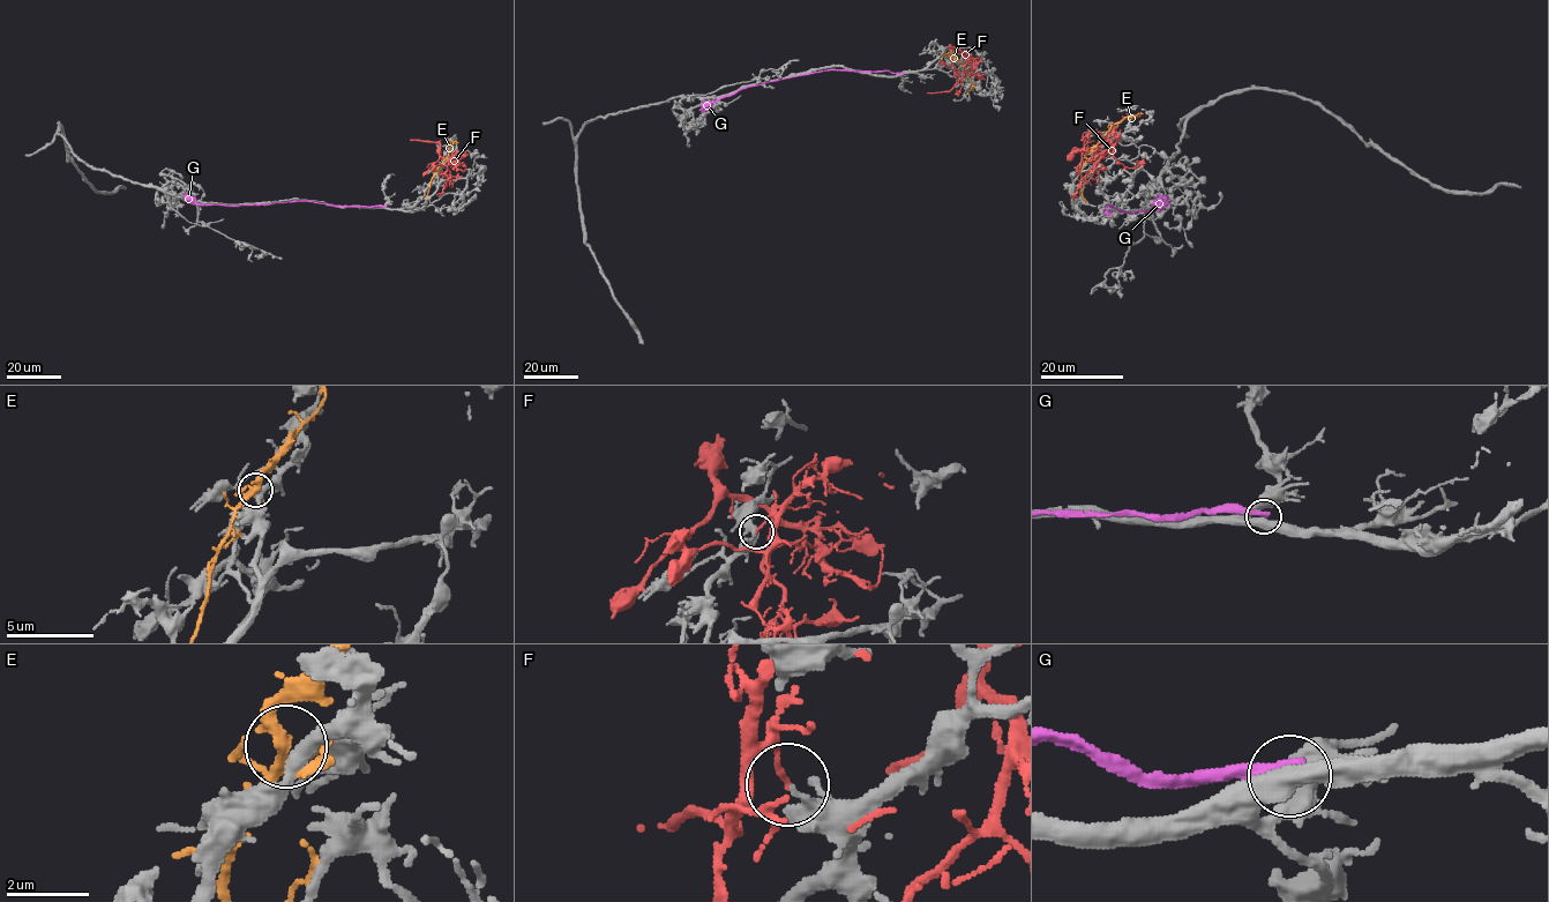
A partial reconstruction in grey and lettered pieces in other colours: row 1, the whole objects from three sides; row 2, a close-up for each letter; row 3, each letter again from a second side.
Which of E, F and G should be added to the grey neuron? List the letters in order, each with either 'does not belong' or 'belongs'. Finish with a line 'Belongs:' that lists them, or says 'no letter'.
E: does not belong
F: does not belong
G: does not belong
Belongs: no letter

